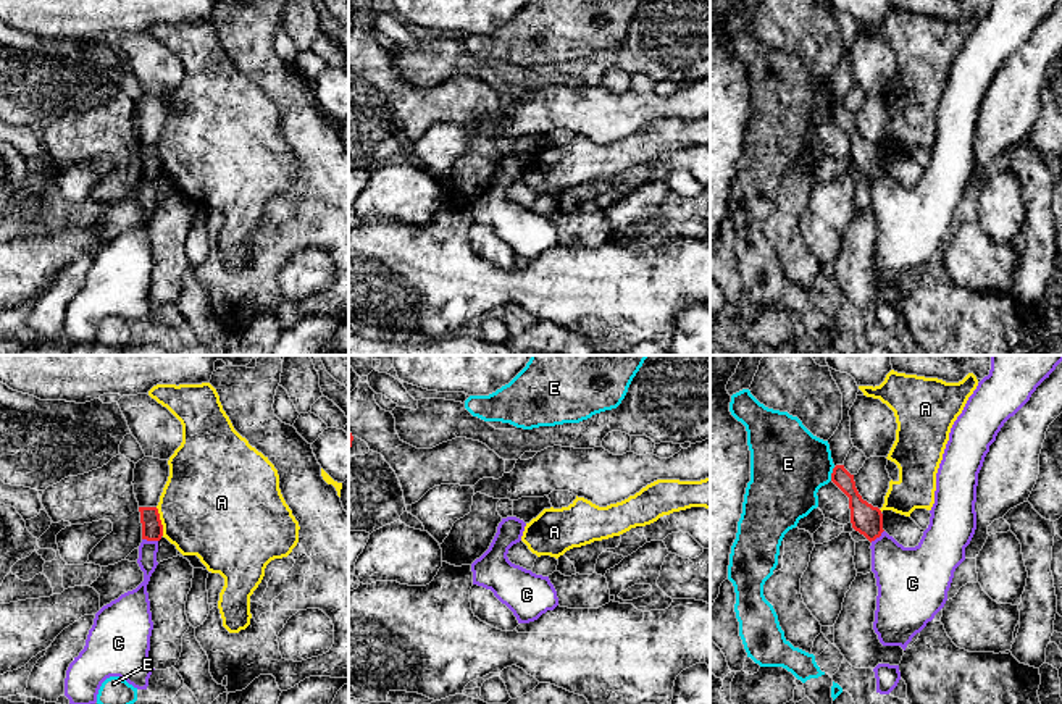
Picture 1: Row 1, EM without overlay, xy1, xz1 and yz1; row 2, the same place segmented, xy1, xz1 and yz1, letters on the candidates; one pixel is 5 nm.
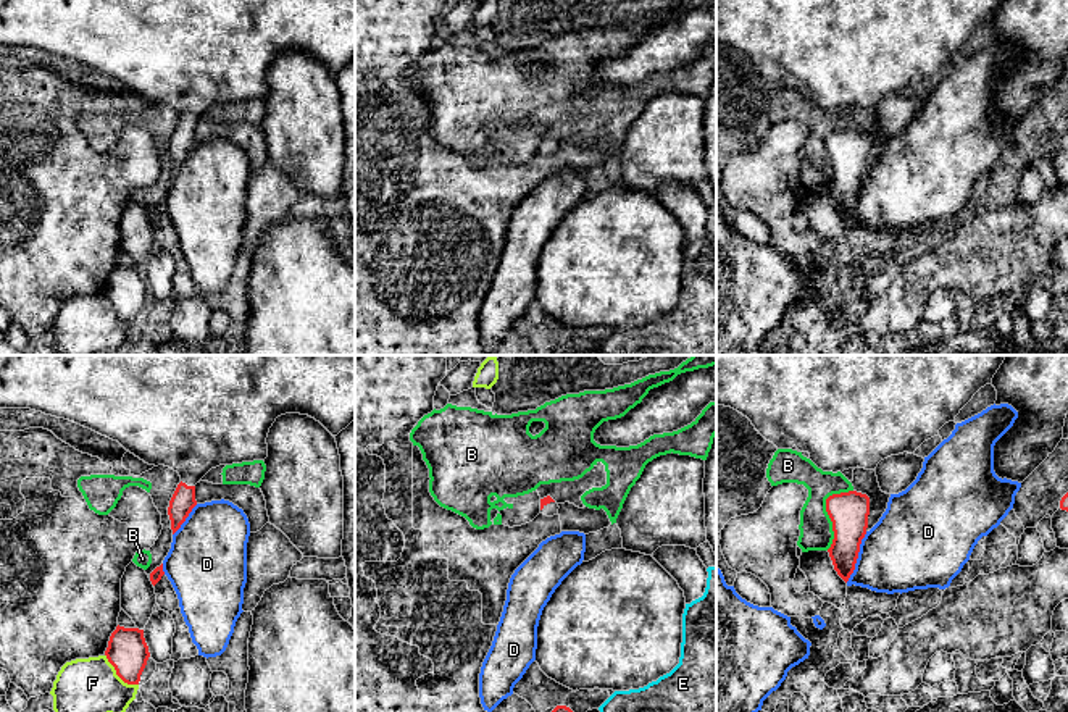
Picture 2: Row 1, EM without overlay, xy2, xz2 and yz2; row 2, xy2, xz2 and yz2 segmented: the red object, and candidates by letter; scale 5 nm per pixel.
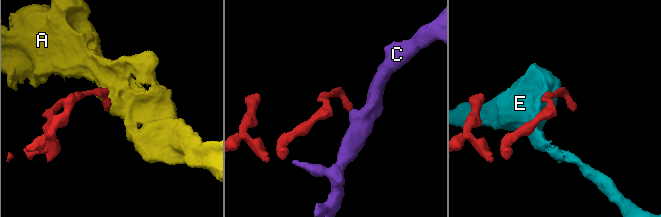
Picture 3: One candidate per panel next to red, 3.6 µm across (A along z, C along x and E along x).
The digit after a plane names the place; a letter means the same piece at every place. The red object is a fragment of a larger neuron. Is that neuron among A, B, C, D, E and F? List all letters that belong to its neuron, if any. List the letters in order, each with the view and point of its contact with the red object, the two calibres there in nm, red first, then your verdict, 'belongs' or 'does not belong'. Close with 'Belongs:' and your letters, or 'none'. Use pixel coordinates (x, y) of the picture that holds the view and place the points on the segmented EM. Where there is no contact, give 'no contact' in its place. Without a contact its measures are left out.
A: meets red in xy1 at (160, 522); 110 nm thick on the red side, 480 nm on the other; does not belong
B: meets red in yz2 at (826, 510); 190 nm thick on the red side, 160 nm on the other; does not belong
C: meets red in xy1 at (150, 540); 110 nm thick on the red side, 100 nm on the other; does not belong
D: meets red in yz2 at (857, 557); 190 nm thick on the red side, 400 nm on the other; does not belong
E: meets red in yz1 at (832, 473); 120 nm thick on the red side, 380 nm on the other; does not belong
F: meets red in xy2 at (118, 675); 200 nm thick on the red side, 280 nm on the other; does not belong
Belongs: none

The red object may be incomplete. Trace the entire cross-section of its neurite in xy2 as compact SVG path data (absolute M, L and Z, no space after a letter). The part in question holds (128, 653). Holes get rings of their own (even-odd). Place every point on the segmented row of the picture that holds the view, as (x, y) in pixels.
M118 625L110 636L105 655L124 683L139 685L150 657L144 630Z

